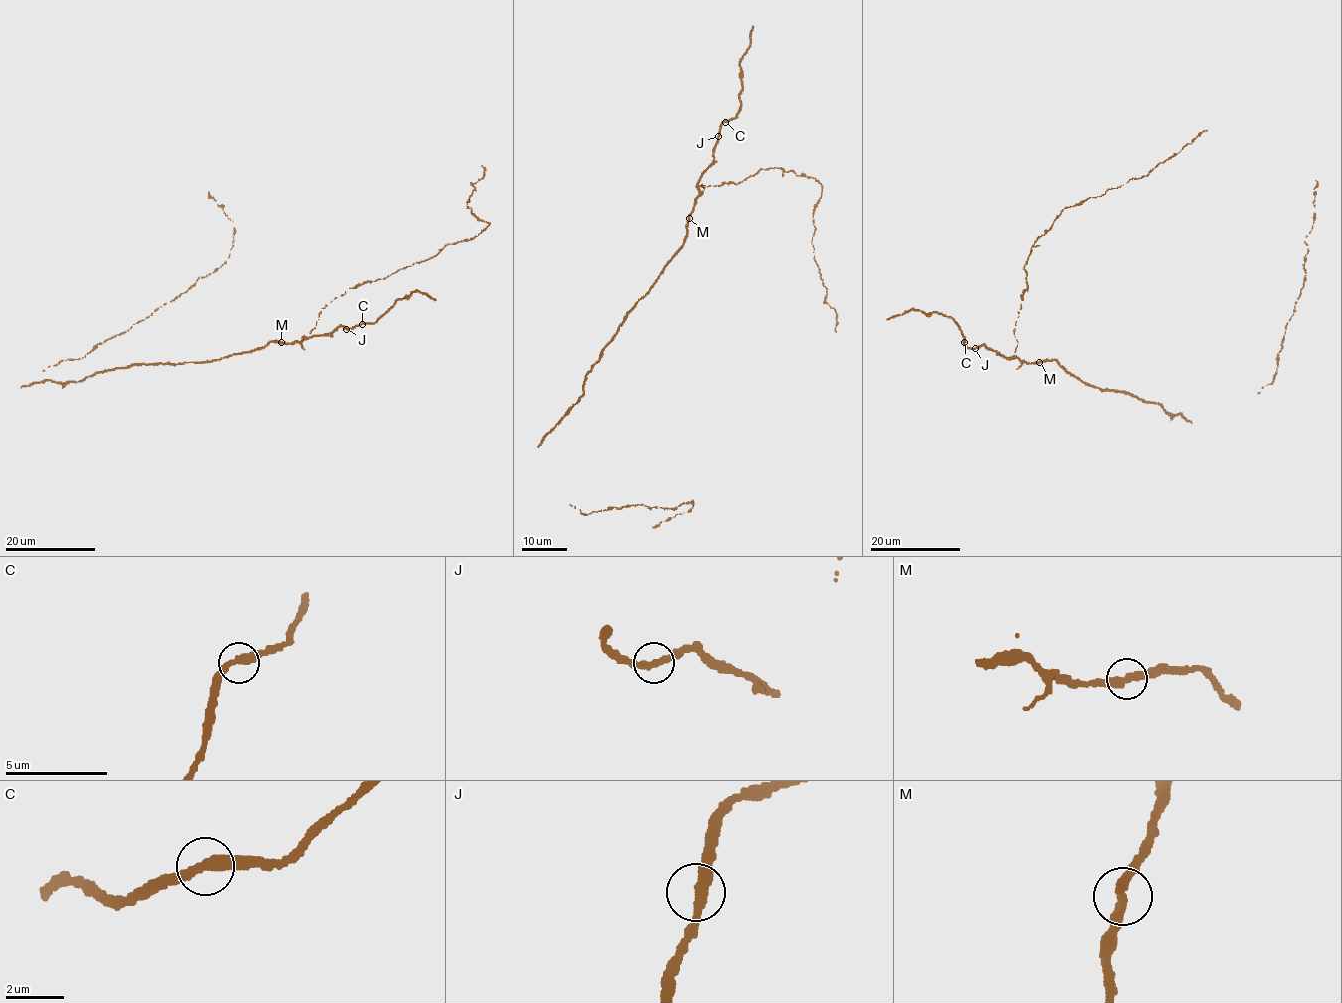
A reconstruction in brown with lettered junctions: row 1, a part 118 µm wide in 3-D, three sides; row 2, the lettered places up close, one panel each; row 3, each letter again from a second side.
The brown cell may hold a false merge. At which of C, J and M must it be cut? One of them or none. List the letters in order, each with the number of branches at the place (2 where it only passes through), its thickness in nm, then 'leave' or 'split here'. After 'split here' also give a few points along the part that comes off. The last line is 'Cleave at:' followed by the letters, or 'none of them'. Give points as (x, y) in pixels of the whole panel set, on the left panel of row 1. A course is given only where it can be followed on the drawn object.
C: branches 2; calibre 360 nm; leave
J: branches 2; calibre 340 nm; leave
M: branches 2; calibre 360 nm; leave
Cleave at: none of them

